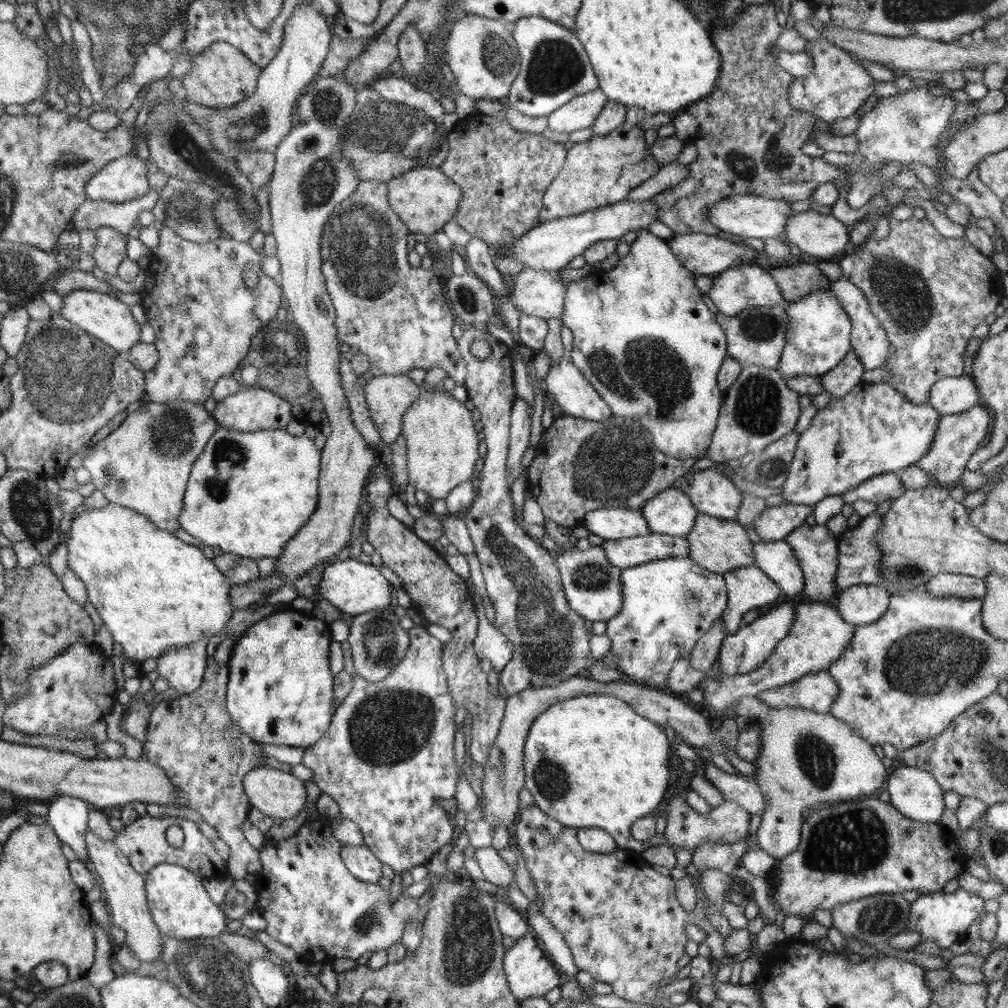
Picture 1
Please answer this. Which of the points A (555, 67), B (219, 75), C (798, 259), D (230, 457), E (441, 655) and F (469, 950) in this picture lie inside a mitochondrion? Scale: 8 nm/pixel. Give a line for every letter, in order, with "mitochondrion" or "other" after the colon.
A: mitochondrion
B: other
C: other
D: mitochondrion
E: other
F: mitochondrion

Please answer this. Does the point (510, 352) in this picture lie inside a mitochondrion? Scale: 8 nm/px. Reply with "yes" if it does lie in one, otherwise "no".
no

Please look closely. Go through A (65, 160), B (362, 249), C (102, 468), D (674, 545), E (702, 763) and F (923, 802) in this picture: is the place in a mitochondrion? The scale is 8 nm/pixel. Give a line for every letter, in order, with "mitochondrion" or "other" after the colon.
A: mitochondrion
B: mitochondrion
C: other
D: other
E: other
F: other

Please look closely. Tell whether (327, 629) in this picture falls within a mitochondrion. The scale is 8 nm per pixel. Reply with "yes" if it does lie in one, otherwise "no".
no

